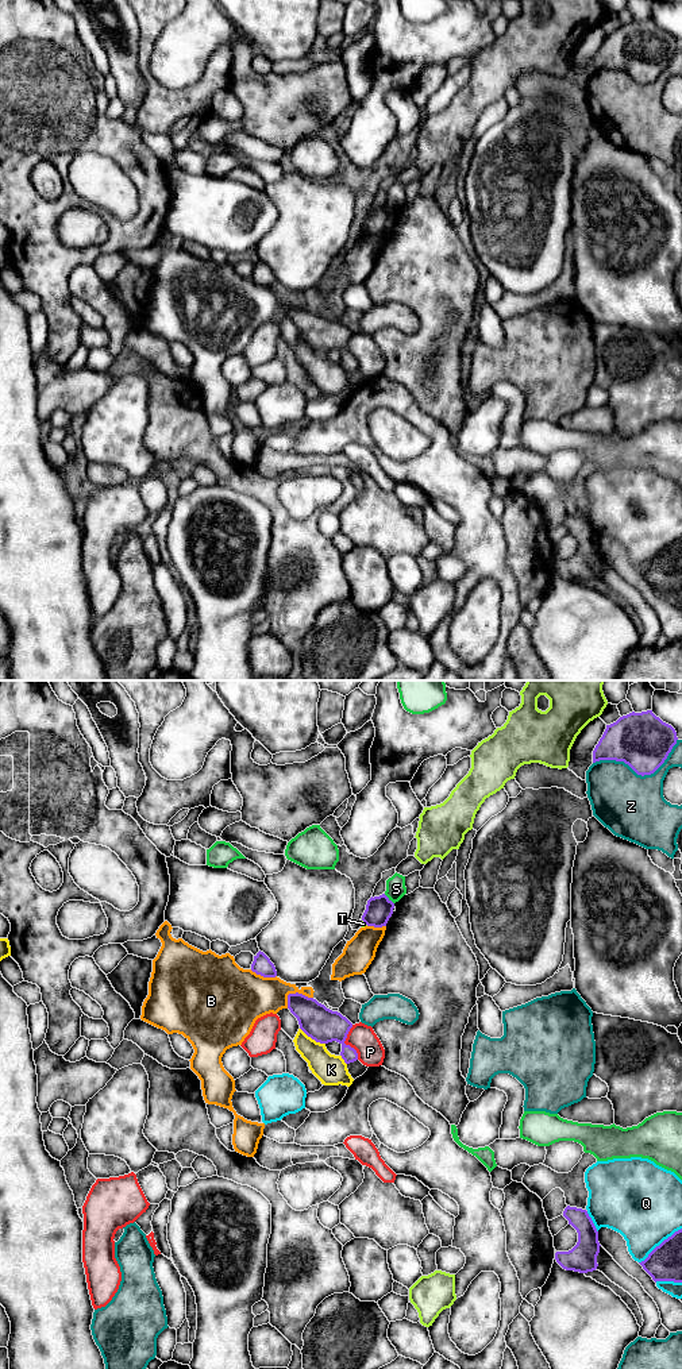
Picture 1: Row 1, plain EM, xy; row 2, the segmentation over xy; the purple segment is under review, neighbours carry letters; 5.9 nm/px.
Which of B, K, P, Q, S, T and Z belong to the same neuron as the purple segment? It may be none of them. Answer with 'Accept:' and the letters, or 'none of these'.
Accept: K

